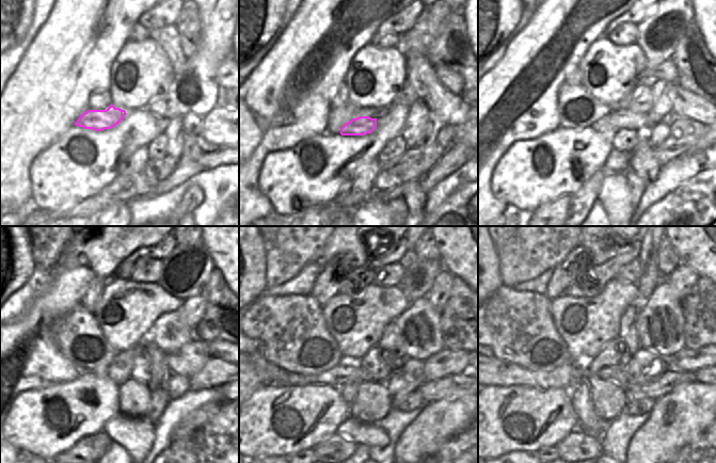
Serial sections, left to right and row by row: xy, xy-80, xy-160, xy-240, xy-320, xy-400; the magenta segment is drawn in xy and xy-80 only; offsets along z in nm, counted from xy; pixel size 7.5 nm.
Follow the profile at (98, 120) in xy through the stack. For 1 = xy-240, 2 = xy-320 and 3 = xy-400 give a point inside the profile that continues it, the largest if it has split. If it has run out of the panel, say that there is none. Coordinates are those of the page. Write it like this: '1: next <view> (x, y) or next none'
1: next xy-240 (188, 361)
2: next xy-320 (446, 362)
3: next xy-400 (688, 360)

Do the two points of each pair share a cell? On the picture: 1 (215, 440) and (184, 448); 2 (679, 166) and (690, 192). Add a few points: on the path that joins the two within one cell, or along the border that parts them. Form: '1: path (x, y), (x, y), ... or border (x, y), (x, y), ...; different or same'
1: path (207, 447), (191, 448); same
2: border (704, 169), (665, 195); different

